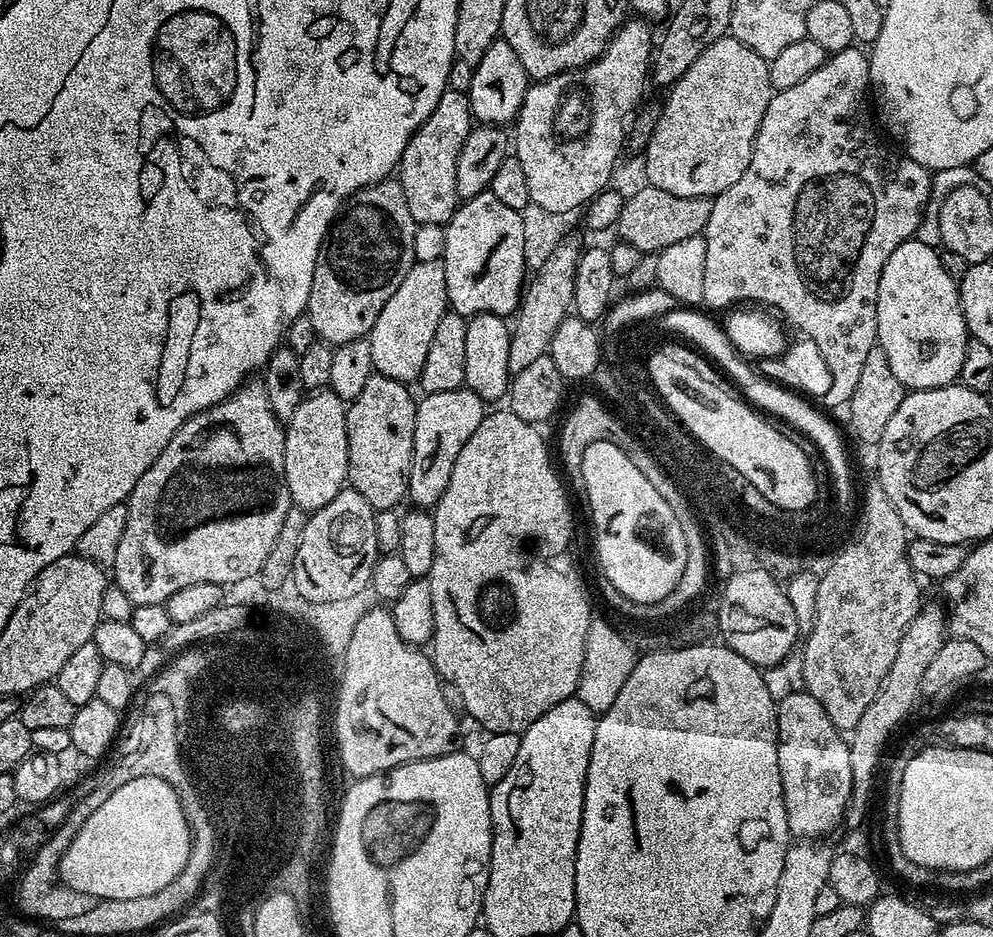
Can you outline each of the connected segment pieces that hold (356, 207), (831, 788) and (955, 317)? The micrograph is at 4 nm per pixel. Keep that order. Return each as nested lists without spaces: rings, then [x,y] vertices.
[[[399,179],[379,180],[350,197],[345,203],[338,219],[324,235],[320,253],[314,266],[314,282],[310,282],[307,316],[314,325],[317,337],[323,343],[345,344],[351,340],[362,340],[372,331],[382,306],[390,302],[390,294],[402,286],[402,278],[417,263],[414,254],[414,234],[417,222],[406,206],[406,194]]]
[[[803,690],[779,697],[776,738],[789,833],[796,838],[824,838],[827,832],[841,827],[844,810],[852,796],[847,739],[830,722],[826,710],[822,710],[822,702]]]
[[[920,238],[904,240],[894,250],[894,254],[886,258],[886,266],[878,282],[876,338],[879,348],[886,350],[886,362],[890,362],[894,378],[898,378],[905,389],[941,388],[959,381],[962,357],[966,355],[970,339],[960,305],[960,290],[957,281],[946,274],[940,261],[940,252],[923,244]]]

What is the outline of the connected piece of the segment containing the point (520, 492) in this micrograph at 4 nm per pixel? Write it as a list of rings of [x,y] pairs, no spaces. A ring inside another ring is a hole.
[[[511,410],[503,411],[504,412],[489,411],[487,415],[485,415],[482,423],[478,426],[478,430],[474,430],[474,434],[470,434],[466,446],[462,446],[462,450],[454,462],[454,471],[450,474],[450,482],[446,482],[446,490],[442,494],[442,498],[434,506],[434,511],[432,512],[432,517],[434,518],[434,566],[426,577],[430,582],[430,594],[432,595],[432,605],[434,606],[434,630],[432,631],[430,641],[430,655],[437,672],[440,673],[441,677],[443,677],[449,685],[452,683],[453,686],[456,687],[456,692],[460,695],[460,700],[464,703],[465,710],[484,727],[484,730],[488,732],[523,733],[524,729],[529,728],[542,714],[546,714],[546,710],[550,710],[558,702],[571,700],[576,696],[576,687],[580,681],[582,662],[584,661],[584,650],[586,648],[586,630],[590,630],[590,622],[594,619],[594,612],[592,612],[592,600],[588,597],[588,588],[584,585],[584,580],[580,577],[580,572],[576,569],[575,562],[572,561],[572,508],[568,505],[568,492],[564,489],[565,481],[562,479],[558,468],[558,473],[556,473],[556,468],[552,465],[552,456],[548,453],[548,448],[544,445],[543,438],[540,437],[541,429],[537,427],[537,425],[532,424],[529,420],[518,418],[518,414],[514,414]]]

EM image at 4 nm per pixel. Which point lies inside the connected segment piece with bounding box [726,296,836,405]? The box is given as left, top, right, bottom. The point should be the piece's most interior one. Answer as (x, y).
(800, 362)

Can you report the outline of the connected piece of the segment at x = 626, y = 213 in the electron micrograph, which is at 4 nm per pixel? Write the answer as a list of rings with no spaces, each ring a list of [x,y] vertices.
[[[651,186],[643,187],[625,199],[622,214],[618,214],[614,232],[620,235],[617,237],[623,243],[634,246],[641,254],[658,254],[666,246],[682,242],[682,238],[703,233],[712,209],[712,200],[709,197],[682,198],[666,190],[658,190]]]

